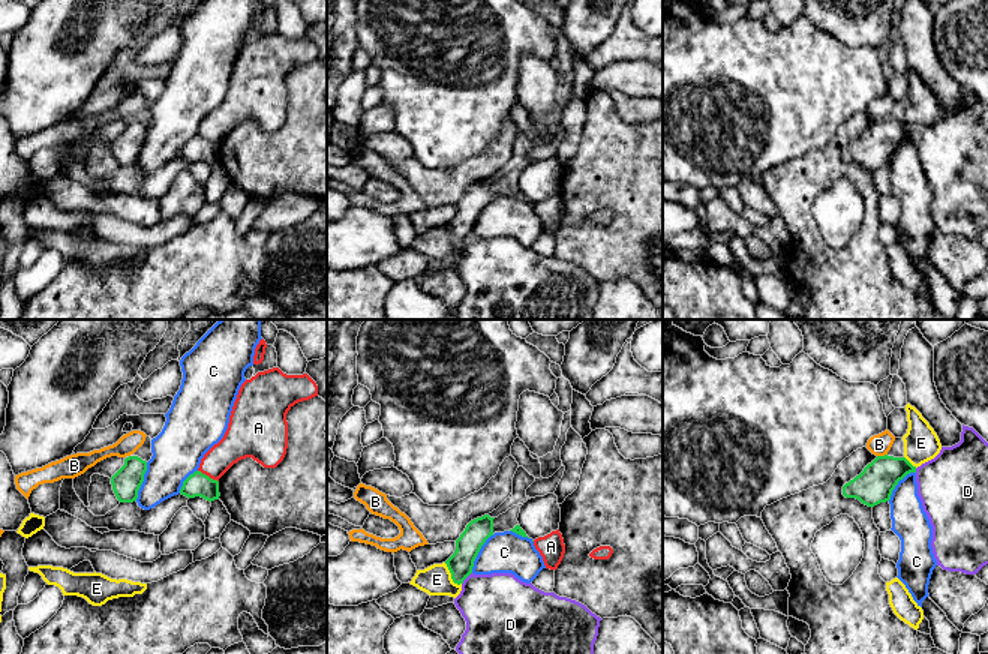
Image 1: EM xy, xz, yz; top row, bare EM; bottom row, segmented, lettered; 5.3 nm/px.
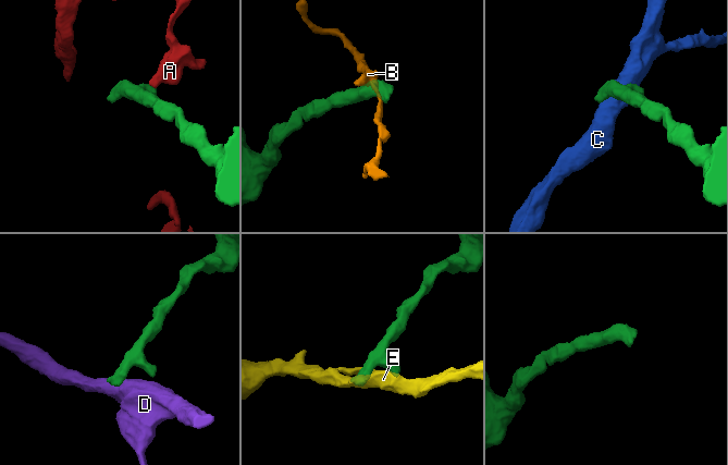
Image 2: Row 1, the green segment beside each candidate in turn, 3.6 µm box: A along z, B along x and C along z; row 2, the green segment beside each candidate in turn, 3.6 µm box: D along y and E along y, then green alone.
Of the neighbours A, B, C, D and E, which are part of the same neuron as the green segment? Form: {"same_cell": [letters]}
{"same_cell": []}

